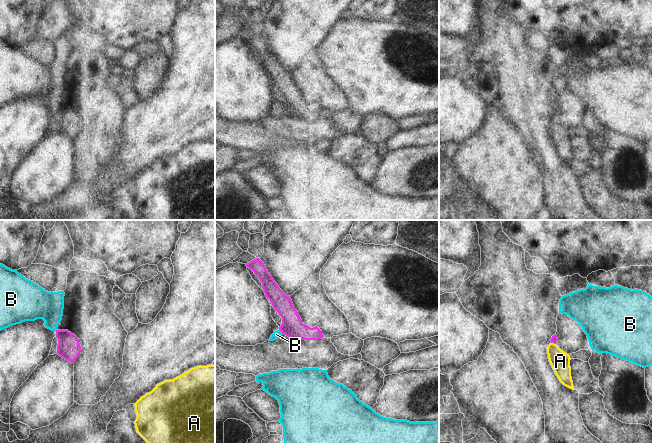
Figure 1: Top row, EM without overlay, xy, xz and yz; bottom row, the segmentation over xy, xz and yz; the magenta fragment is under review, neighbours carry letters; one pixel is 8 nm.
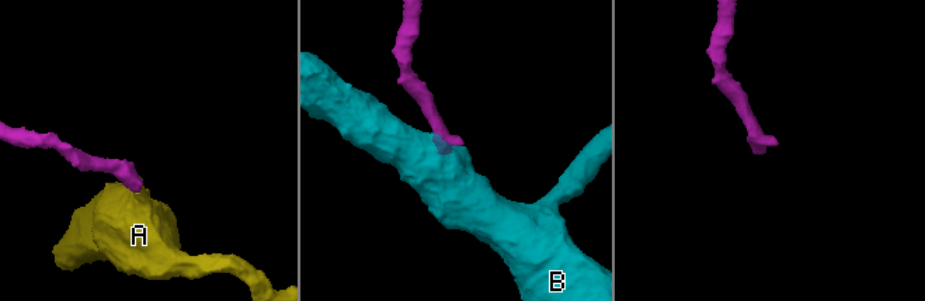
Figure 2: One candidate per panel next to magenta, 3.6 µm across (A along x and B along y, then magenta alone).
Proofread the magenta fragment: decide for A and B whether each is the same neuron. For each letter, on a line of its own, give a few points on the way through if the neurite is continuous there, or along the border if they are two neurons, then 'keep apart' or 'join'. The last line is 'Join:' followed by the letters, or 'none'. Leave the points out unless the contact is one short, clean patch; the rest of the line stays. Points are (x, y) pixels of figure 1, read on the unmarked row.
A: across yz (554, 114), (553, 118), (553, 127), (560, 137) | join
B: along xz (279, 105), (282, 109) | keep apart
Join: A

